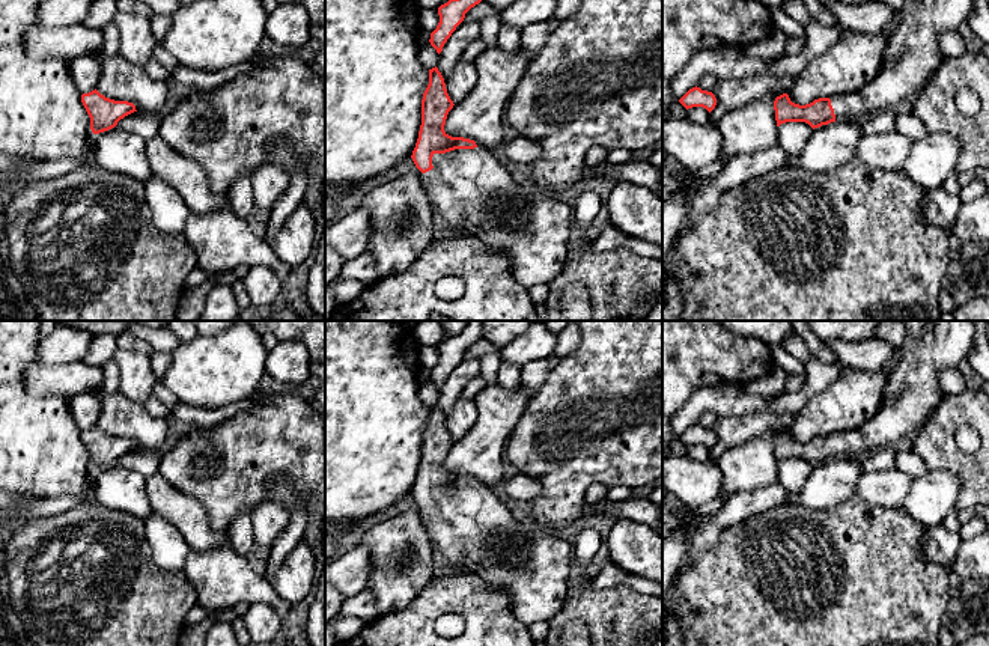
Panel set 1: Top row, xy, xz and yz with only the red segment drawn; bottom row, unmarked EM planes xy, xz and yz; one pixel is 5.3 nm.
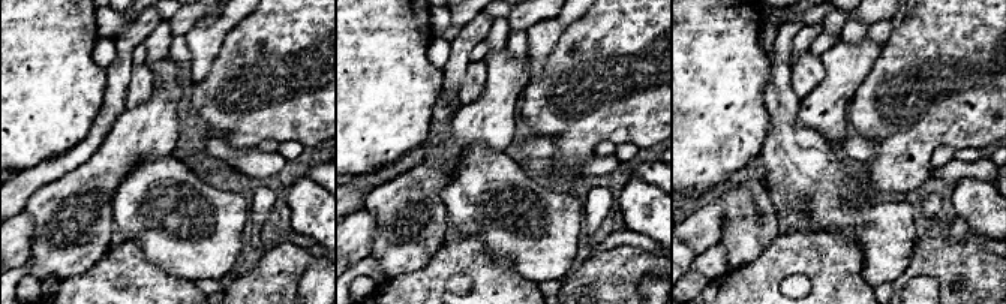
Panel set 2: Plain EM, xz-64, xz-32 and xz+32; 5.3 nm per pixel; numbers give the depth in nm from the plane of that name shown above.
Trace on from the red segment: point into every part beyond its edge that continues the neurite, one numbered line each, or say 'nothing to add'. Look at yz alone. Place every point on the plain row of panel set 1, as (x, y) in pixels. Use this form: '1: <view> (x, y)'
1: yz (912, 390)

